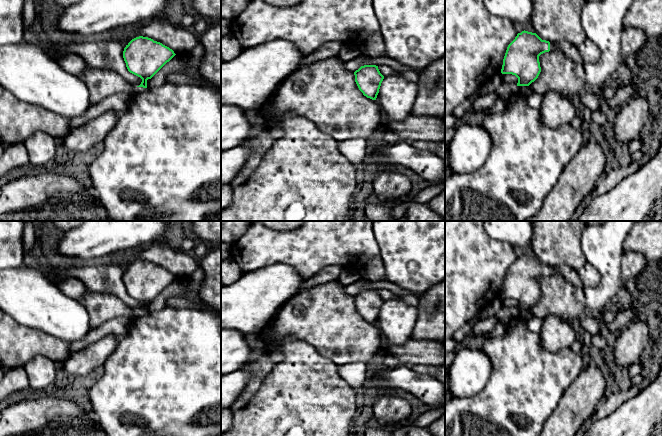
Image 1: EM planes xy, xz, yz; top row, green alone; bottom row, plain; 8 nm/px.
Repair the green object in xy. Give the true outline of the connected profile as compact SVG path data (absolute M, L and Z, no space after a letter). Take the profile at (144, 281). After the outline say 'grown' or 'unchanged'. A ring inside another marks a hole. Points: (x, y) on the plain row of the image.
M143 260L132 263L123 275L128 295L142 303L137 311L143 312L147 312L147 304L151 303L175 279L169 271Z; unchanged

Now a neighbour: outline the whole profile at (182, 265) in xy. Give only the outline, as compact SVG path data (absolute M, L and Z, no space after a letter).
M161 242L150 243L146 249L120 260L117 265L125 272L132 263L139 260L162 267L172 273L176 279L187 279L198 268L198 259L192 253L184 253Z

